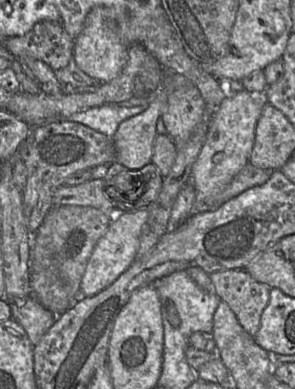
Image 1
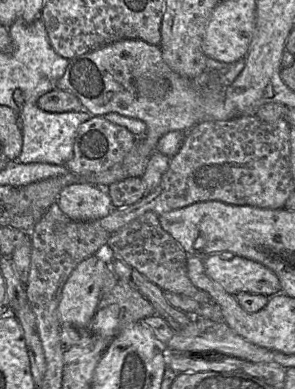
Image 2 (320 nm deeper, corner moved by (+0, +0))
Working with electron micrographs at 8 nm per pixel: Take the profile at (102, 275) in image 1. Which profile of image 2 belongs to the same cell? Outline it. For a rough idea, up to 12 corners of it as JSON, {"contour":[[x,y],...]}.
{"contour":[[95,254],[66,281],[61,325],[87,329],[101,297]]}

